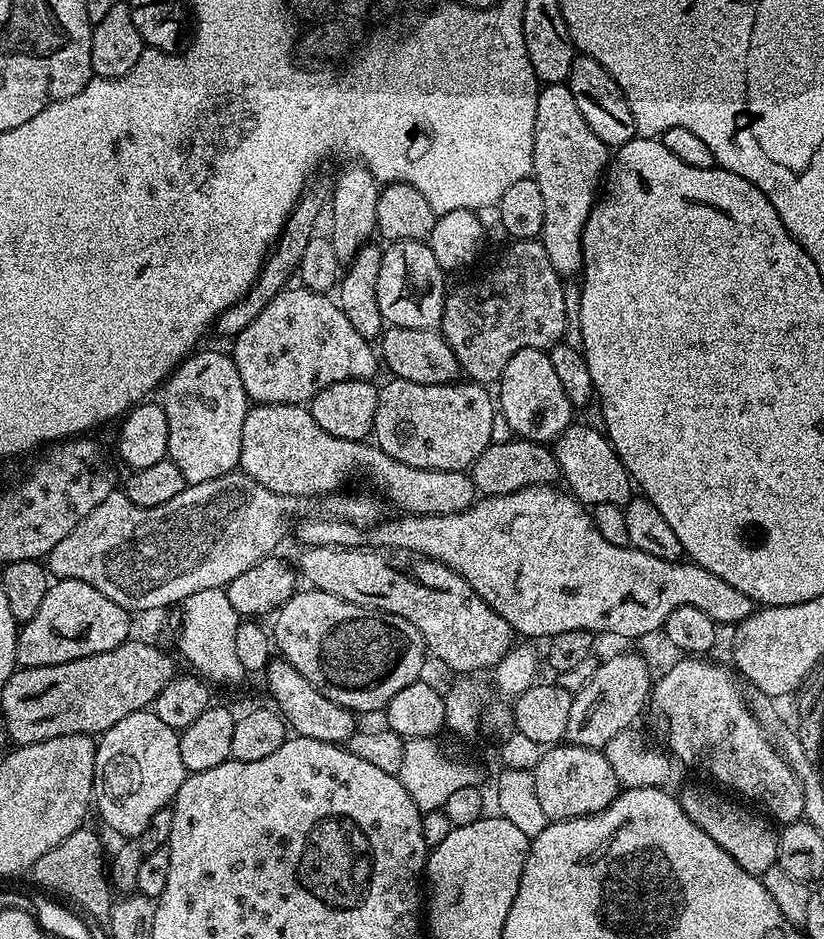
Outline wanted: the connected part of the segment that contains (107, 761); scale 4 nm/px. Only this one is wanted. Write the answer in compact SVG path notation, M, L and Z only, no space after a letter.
M155 711L135 712L122 718L122 722L114 722L114 726L110 726L110 730L99 737L92 783L95 811L100 811L105 826L113 828L120 838L139 838L150 826L150 818L175 801L185 775L177 729L166 726L166 722L162 722Z

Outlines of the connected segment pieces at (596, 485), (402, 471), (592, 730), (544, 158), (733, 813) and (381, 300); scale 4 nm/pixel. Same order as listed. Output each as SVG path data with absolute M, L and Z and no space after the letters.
M574 422L554 441L556 461L567 491L585 506L597 504L618 504L624 506L634 496L634 481L624 463L612 448L607 435L599 427Z
M256 404L249 407L242 426L239 467L244 475L254 478L254 482L285 498L324 496L327 492L336 494L356 471L365 472L376 483L375 491L385 501L393 500L398 507L404 508L400 510L413 516L465 512L478 496L467 471L422 470L390 458L375 443L334 438L334 434L326 434L326 430L314 422L307 407L298 404Z
M620 650L616 656L609 660L601 660L596 665L596 672L586 682L586 686L575 693L570 706L570 718L565 739L573 746L579 748L603 749L614 736L633 727L635 720L639 718L640 711L646 708L652 695L654 675L648 669L647 662L639 651Z
M567 83L545 84L538 94L538 110L534 118L534 154L532 176L542 189L546 218L538 237L550 258L550 266L561 278L569 278L584 267L584 227L592 213L592 205L602 188L602 177L610 163L608 145L586 126L586 118L574 103Z
M692 784L689 788L678 792L678 799L684 813L702 831L710 834L710 838L714 838L714 842L718 842L718 846L722 846L722 850L726 850L726 854L730 854L730 858L734 858L734 862L738 862L738 866L742 866L742 870L759 877L763 877L766 872L773 871L778 850L777 829L775 827L772 829L773 825L759 811L737 802L731 795L725 794L715 787L712 788L699 788L698 785Z
M398 240L387 247L378 270L378 306L385 321L397 328L436 328L444 313L445 271L423 240Z

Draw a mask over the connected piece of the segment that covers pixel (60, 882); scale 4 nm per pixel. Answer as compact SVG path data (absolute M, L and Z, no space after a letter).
M85 826L74 830L66 842L58 842L54 850L46 850L46 854L42 854L42 858L32 865L30 876L36 879L40 890L71 902L85 917L107 921L112 915L114 889L106 871L106 852L104 856L104 848L90 828Z

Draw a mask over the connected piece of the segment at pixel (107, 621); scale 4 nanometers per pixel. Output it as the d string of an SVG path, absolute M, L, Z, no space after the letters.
M57 579L49 587L38 614L19 629L16 638L16 663L22 668L50 666L102 654L124 644L133 635L127 608L106 598L94 586L81 580Z

